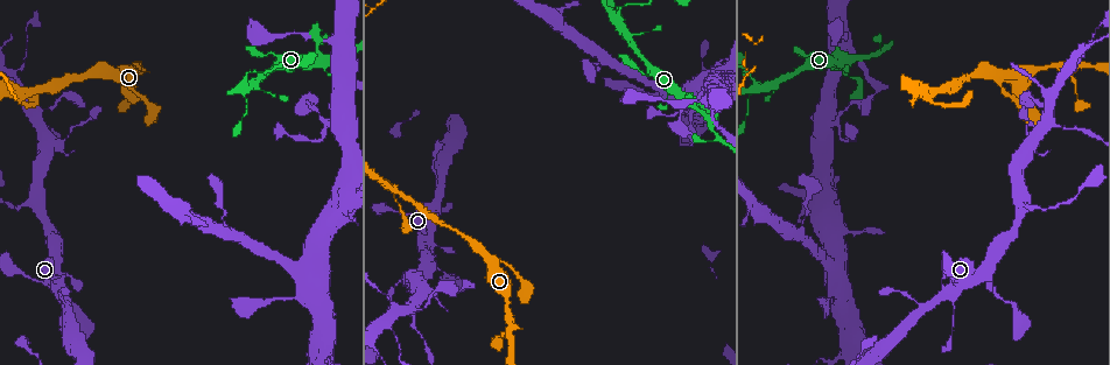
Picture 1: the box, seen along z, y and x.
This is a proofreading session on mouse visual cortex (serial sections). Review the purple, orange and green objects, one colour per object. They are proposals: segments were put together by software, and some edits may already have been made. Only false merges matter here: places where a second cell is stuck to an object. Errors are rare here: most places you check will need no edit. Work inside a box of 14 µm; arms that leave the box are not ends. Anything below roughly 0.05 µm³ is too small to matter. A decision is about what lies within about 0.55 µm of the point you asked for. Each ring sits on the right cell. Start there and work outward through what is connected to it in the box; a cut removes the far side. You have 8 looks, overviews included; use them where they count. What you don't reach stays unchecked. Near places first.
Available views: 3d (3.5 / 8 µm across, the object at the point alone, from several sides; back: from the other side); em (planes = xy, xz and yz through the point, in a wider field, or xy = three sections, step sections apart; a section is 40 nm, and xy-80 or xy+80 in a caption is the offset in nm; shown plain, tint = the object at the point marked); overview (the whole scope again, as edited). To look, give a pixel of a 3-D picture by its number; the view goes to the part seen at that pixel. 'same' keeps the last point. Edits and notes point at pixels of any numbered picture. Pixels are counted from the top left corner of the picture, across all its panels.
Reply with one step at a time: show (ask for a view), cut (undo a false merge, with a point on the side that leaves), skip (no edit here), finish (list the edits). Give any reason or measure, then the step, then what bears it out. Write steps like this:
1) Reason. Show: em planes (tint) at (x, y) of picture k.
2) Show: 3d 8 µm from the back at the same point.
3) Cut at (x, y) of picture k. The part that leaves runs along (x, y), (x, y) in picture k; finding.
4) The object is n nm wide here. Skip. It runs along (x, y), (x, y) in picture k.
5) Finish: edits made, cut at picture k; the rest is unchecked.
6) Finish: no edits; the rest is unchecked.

Thin neck. Show: 3d 3.5 µm at (988, 276) of picture 1.

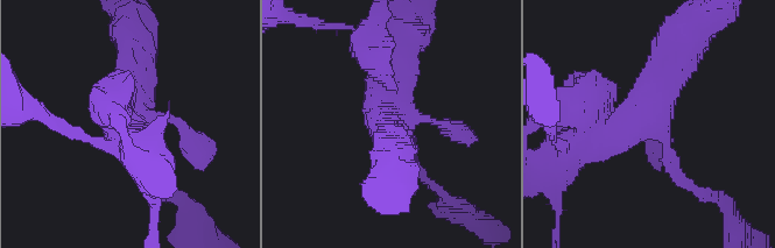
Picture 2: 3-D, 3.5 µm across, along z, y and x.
Now the EM. Show: em planes (tint) at (657, 129) of picture 2.

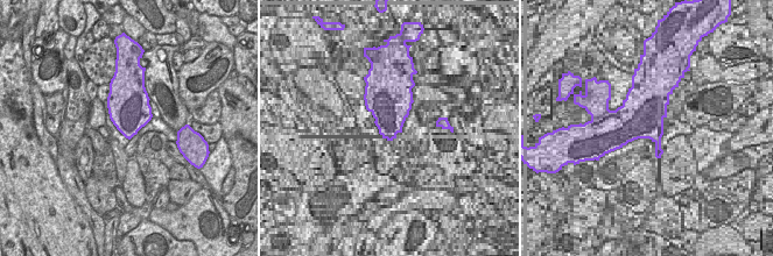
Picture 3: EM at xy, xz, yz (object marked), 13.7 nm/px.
Show: em xy step 5 (tint) at the same point.

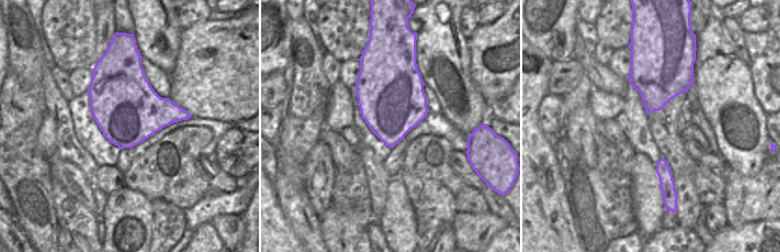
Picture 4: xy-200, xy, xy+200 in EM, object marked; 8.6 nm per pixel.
Skip. It runs along (583, 105), (625, 129), (682, 48) in picture 2; all the same cell.

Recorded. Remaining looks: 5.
Three-way junction. Show: 3d 3.5 µm at (1021, 204) of picture 1.

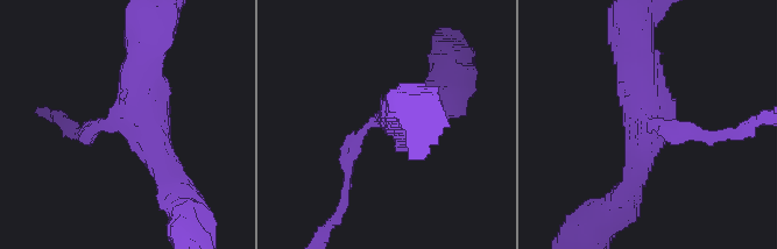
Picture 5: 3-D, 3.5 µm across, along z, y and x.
The arms are 200, 350, 500 nm wide. Skip. It runs along (168, 172), (139, 104), (146, 26) in picture 5; one cell here.

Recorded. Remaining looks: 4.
Side arm on a straight run. Show: 3d 3.5 µm at (387, 324) of picture 1.

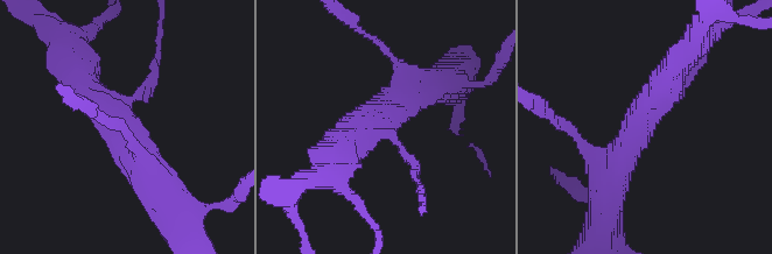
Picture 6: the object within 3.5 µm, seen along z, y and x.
Now the EM. Show: em xy step 1 (tint) at (641, 123) of picture 6.

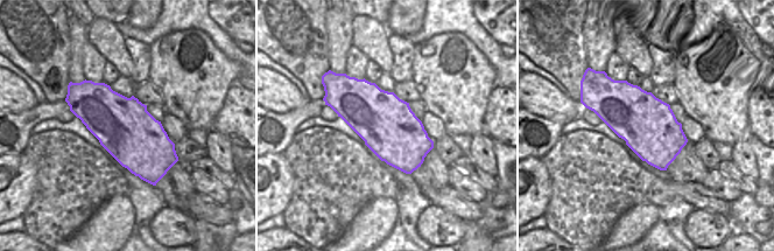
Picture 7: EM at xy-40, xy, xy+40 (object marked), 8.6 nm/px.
Skip. It runs along (153, 182), (77, 64) in picture 6; continuous, no second cell.

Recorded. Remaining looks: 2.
Show: em xy step 1 (tint) at (717, 138) of picture 1.

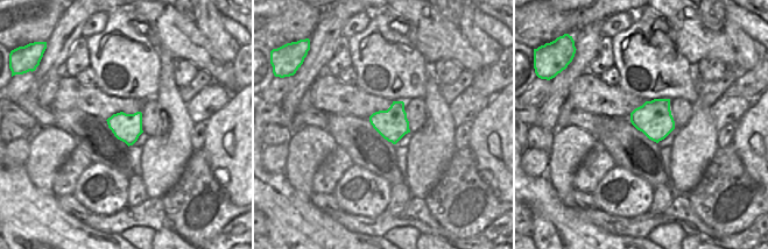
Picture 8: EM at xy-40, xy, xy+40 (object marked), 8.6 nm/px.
Wider look. Show: 3d 3.5 µm at the same point.

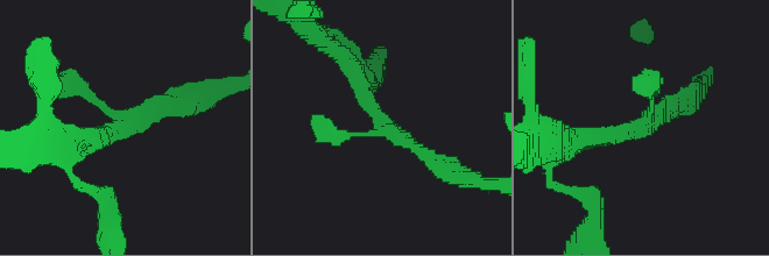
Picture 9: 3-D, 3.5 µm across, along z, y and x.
Skip. It runs along (576, 137), (639, 127), (650, 112), (648, 84) in picture 9; one cell here.

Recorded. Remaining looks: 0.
Finish: no edits; the rest is unchecked.

